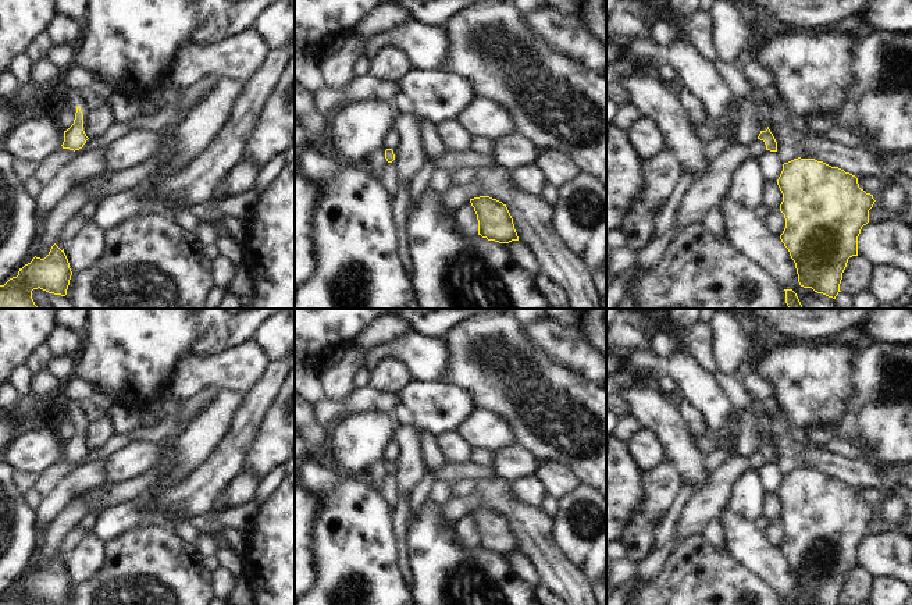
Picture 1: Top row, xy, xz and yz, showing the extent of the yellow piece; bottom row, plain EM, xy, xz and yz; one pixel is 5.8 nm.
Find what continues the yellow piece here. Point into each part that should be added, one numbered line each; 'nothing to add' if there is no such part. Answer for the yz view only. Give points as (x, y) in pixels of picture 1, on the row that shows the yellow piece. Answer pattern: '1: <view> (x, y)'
1: yz (765, 114)

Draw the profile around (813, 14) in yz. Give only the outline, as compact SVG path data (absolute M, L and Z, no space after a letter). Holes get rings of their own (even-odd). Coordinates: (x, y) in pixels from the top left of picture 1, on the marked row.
M733 0L745 13L751 10L765 21L820 31L855 21L869 0Z

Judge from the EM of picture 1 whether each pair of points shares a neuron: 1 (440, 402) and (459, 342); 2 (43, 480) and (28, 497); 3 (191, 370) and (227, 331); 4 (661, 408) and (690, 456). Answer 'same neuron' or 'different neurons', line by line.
1: different neurons
2: different neurons
3: different neurons
4: same neuron

